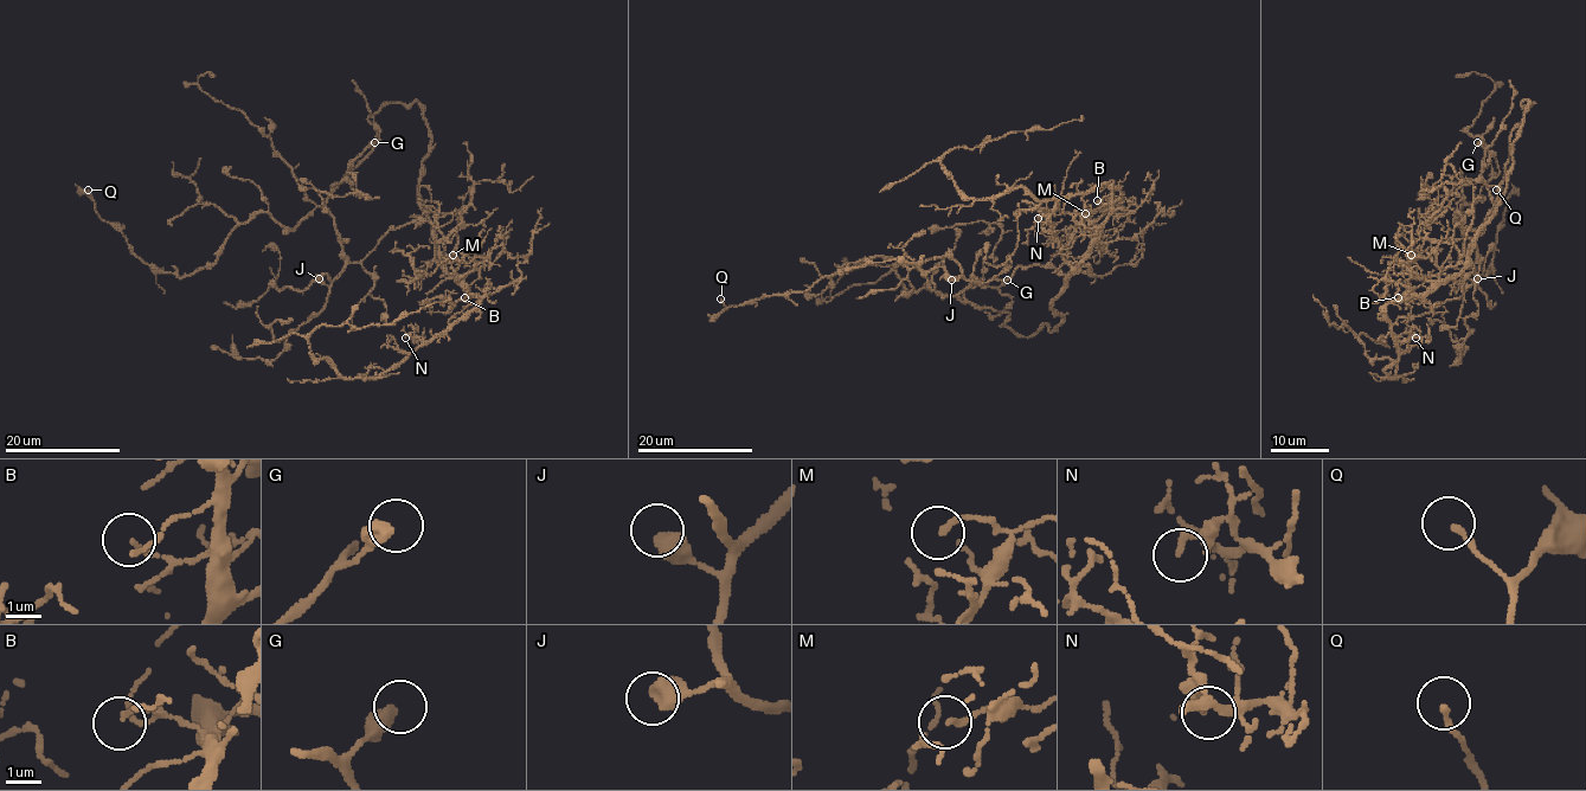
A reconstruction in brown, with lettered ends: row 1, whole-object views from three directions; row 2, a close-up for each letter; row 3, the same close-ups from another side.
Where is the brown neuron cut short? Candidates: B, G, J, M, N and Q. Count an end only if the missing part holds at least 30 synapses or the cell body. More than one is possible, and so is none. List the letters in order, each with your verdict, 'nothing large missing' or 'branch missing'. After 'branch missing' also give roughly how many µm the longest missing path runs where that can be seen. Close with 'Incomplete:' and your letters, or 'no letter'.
B: nothing large missing
G: nothing large missing
J: nothing large missing
M: nothing large missing
N: nothing large missing
Q: nothing large missing
Incomplete: no letter

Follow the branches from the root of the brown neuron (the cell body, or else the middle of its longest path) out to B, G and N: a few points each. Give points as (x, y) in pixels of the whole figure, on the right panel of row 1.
B: (1472, 218), (1464, 242), (1464, 268), (1420, 295), (1398, 297)
G: (1472, 218), (1466, 212), (1463, 227), (1479, 263), (1476, 238), (1498, 190), (1482, 175), (1484, 149), (1477, 142)
N: (1472, 218), (1458, 272), (1382, 308), (1397, 341), (1408, 341), (1413, 332), (1416, 338)

